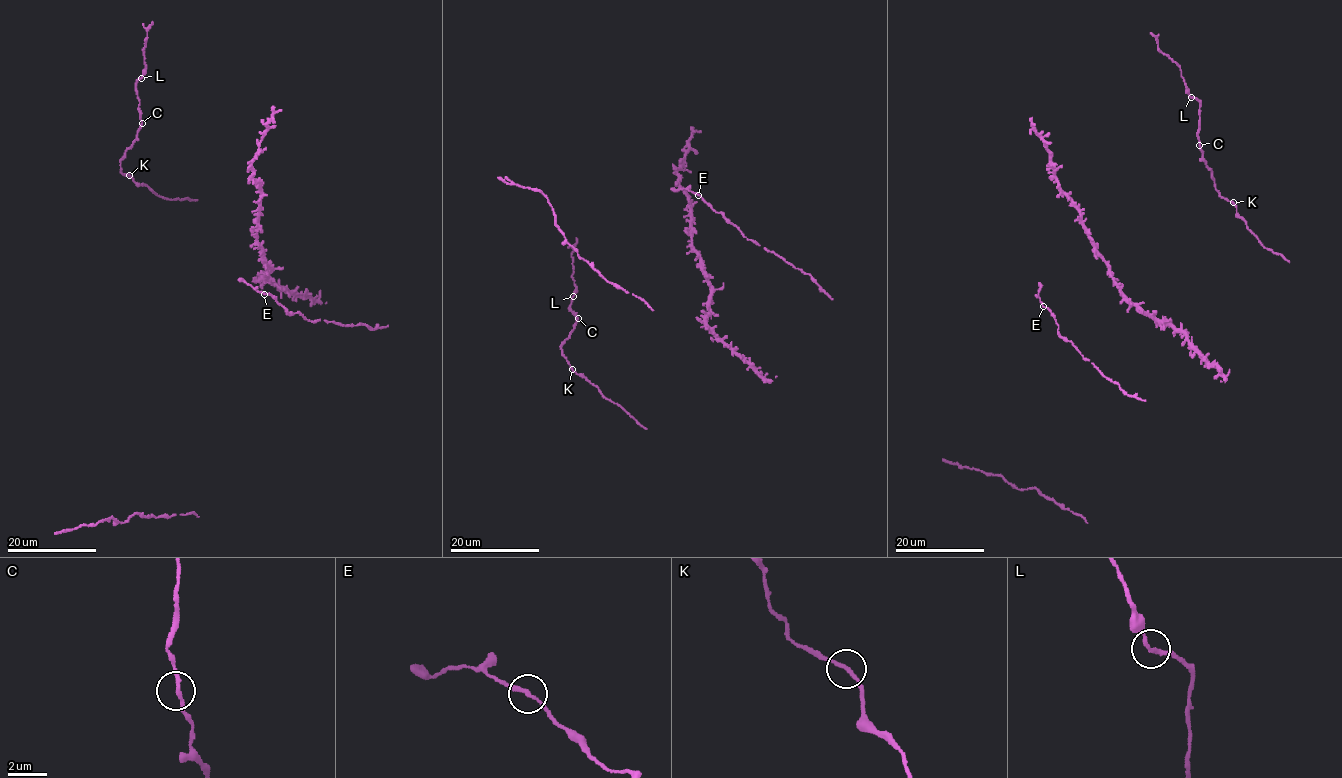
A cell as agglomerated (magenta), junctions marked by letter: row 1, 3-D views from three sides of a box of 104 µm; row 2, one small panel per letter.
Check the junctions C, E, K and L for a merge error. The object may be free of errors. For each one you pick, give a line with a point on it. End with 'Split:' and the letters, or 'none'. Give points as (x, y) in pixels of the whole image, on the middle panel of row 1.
Split: none

